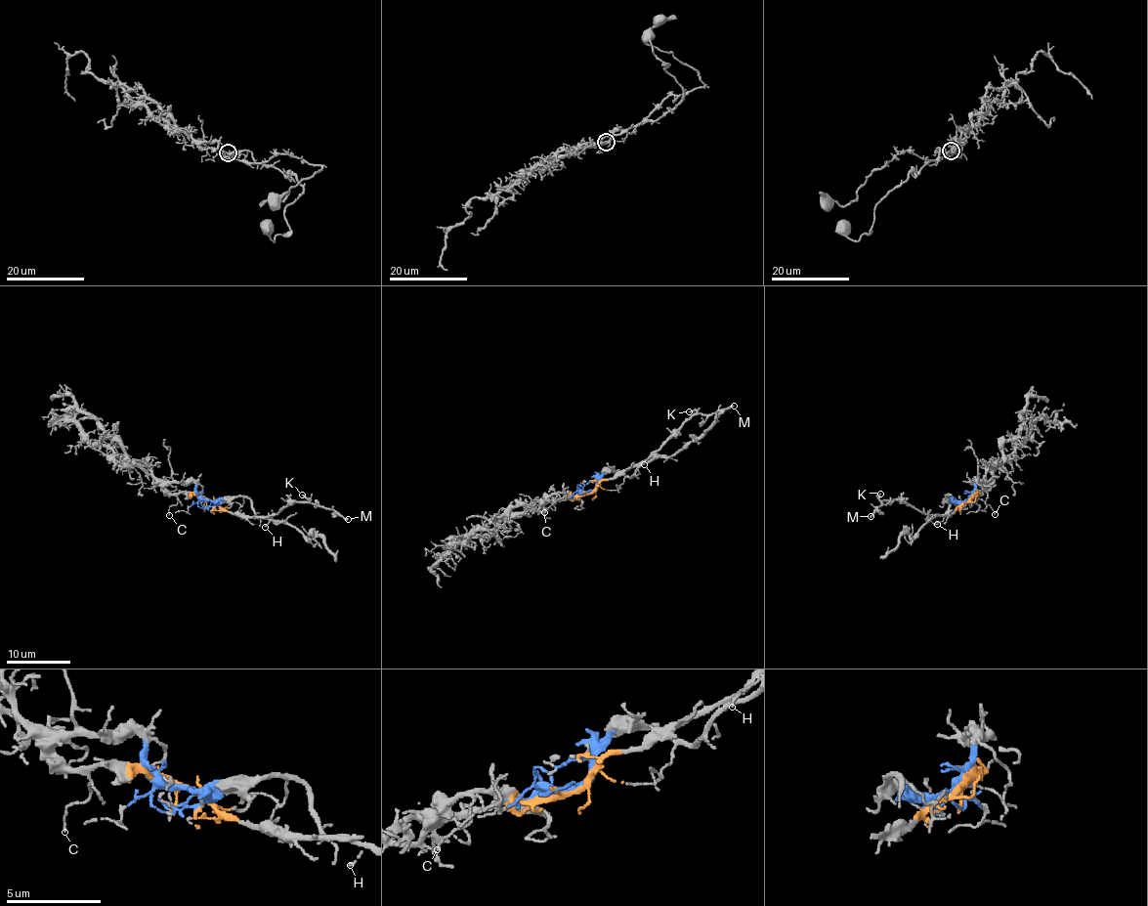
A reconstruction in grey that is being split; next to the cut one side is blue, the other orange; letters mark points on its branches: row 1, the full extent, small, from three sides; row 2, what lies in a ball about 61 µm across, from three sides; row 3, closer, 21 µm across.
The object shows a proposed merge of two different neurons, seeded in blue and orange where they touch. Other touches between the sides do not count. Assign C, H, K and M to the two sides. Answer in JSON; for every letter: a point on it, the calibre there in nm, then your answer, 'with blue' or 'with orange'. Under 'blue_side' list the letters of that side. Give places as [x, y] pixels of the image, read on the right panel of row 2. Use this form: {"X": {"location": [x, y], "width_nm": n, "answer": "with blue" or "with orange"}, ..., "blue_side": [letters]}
{"C": {"location": [995, 514], "width_nm": 100, "answer": "with orange"}, "H": {"location": [937, 524], "width_nm": 120, "answer": "with orange"}, "K": {"location": [880, 494], "width_nm": 120, "answer": "with orange"}, "M": {"location": [871, 516], "width_nm": 200, "answer": "with orange"}, "blue_side": []}

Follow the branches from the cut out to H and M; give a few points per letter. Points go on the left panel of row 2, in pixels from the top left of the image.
H: (211, 500), (222, 511), (250, 517), (268, 516), (271, 519), (265, 526)
M: (211, 500), (222, 511), (251, 516), (275, 516), (293, 502), (307, 501), (334, 509), (348, 518)

